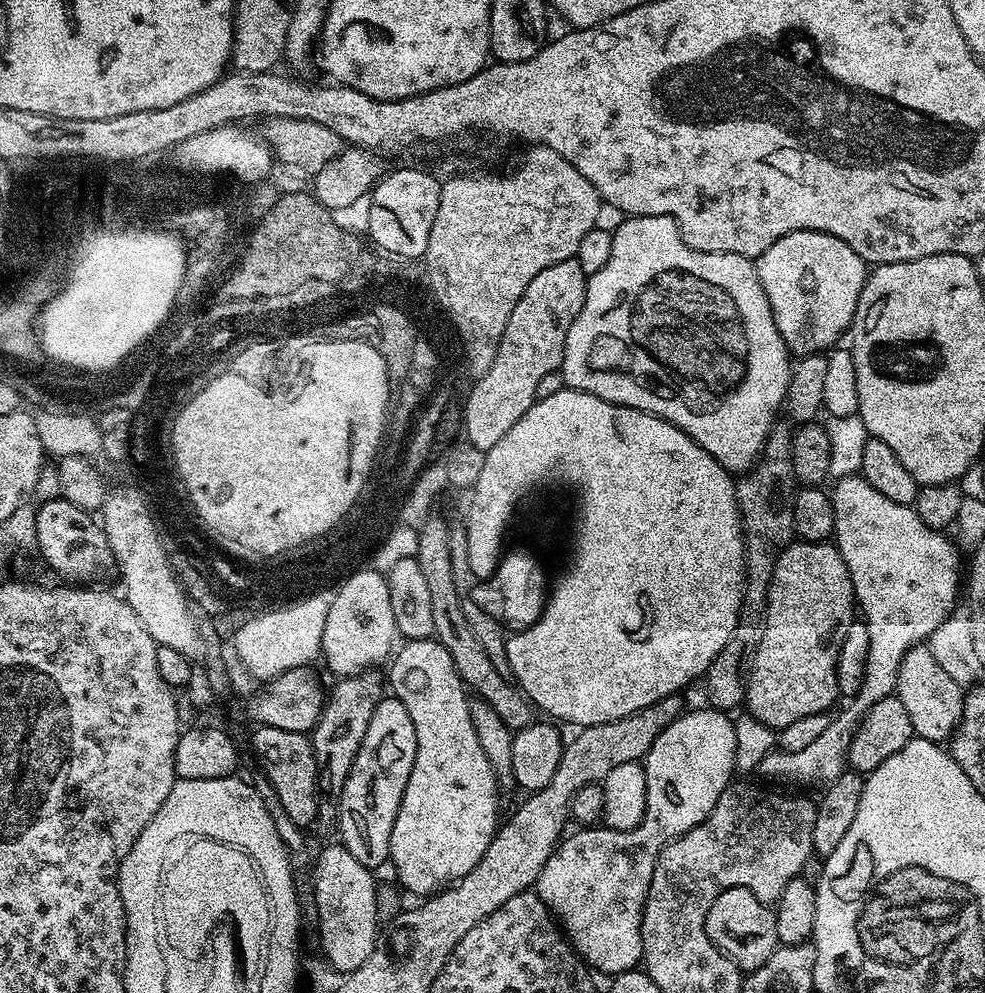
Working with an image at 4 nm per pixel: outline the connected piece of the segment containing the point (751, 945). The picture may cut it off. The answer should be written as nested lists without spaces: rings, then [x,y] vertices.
[[[731,888],[714,898],[706,914],[706,934],[713,949],[721,957],[733,960],[744,974],[762,966],[778,946],[775,911],[745,888]]]

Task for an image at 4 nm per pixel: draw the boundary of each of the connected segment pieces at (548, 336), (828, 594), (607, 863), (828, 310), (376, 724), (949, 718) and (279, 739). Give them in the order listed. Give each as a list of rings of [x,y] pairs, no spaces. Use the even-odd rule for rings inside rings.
[[[573,258],[544,268],[534,277],[534,282],[530,282],[530,286],[526,286],[526,294],[522,294],[522,298],[518,298],[518,306],[514,306],[512,317],[518,321],[518,324],[520,320],[520,338],[514,332],[505,333],[504,339],[498,346],[498,354],[494,354],[494,362],[485,369],[482,380],[477,382],[470,395],[472,401],[466,405],[466,419],[469,431],[472,433],[472,444],[478,450],[490,451],[494,442],[499,442],[502,434],[506,434],[522,418],[522,414],[526,414],[526,410],[530,410],[530,406],[536,403],[536,391],[540,379],[545,374],[559,369],[564,357],[566,334],[570,330],[574,318],[578,318],[578,314],[582,310],[587,285],[588,277],[585,276],[582,266],[578,266],[578,262]]]
[[[800,540],[799,542],[793,542],[788,545],[788,549],[783,552],[778,558],[778,562],[774,566],[774,574],[772,575],[772,581],[768,587],[768,613],[764,615],[764,629],[762,630],[762,638],[760,639],[760,645],[758,650],[754,654],[752,659],[752,667],[747,675],[748,677],[748,695],[746,697],[746,712],[747,715],[758,718],[758,722],[762,722],[766,726],[770,726],[774,730],[779,730],[790,726],[793,722],[798,722],[798,718],[810,718],[810,714],[818,714],[819,712],[828,712],[831,709],[831,704],[838,700],[840,691],[838,690],[838,678],[836,677],[836,667],[838,666],[838,654],[842,650],[842,642],[846,638],[846,630],[850,630],[850,626],[854,622],[854,616],[852,616],[852,608],[854,612],[854,605],[856,604],[856,595],[854,594],[854,586],[852,585],[852,579],[850,578],[850,570],[846,566],[846,562],[842,558],[842,554],[837,550],[835,543],[825,542],[823,544],[812,544],[809,540]]]
[[[703,706],[685,711],[658,738],[642,761],[646,774],[646,810],[644,820],[630,830],[620,832],[607,826],[584,826],[571,836],[565,835],[550,854],[542,874],[538,874],[534,891],[548,911],[558,921],[565,937],[576,950],[576,955],[597,973],[609,972],[616,977],[620,972],[629,972],[643,961],[640,923],[644,917],[644,903],[650,890],[656,856],[669,840],[678,838],[694,826],[698,826],[714,810],[718,798],[733,783],[734,720],[729,713],[718,708]]]
[[[791,232],[786,238],[778,238],[770,250],[755,257],[756,273],[762,282],[762,290],[770,302],[778,334],[786,342],[789,353],[797,357],[827,353],[837,343],[840,335],[852,327],[852,319],[862,294],[862,286],[868,281],[869,265],[842,238],[834,238],[825,232]]]
[[[395,698],[381,700],[370,718],[370,726],[366,726],[366,738],[362,738],[362,746],[358,746],[358,754],[354,758],[354,766],[350,766],[350,774],[346,778],[346,786],[342,790],[338,801],[338,824],[340,820],[341,836],[339,836],[339,839],[342,841],[344,848],[350,850],[350,854],[354,854],[354,858],[358,858],[358,862],[362,862],[362,866],[376,870],[379,869],[378,866],[383,860],[385,863],[389,859],[390,834],[394,830],[394,818],[398,818],[398,810],[402,806],[402,794],[406,794],[406,782],[410,782],[410,770],[414,770],[414,758],[416,755],[416,731],[414,730],[414,722],[410,722],[410,714],[406,714],[406,706],[402,706],[402,702]]]
[[[927,643],[915,644],[902,658],[894,694],[900,699],[902,706],[906,706],[906,714],[910,714],[910,726],[919,739],[944,742],[960,725],[965,689],[954,682],[950,674],[946,674],[937,653],[935,656],[928,647]]]
[[[267,726],[257,729],[252,736],[252,748],[264,767],[263,775],[272,783],[290,818],[299,828],[308,830],[312,823],[317,823],[322,799],[311,739],[305,733],[294,730],[278,730]]]

